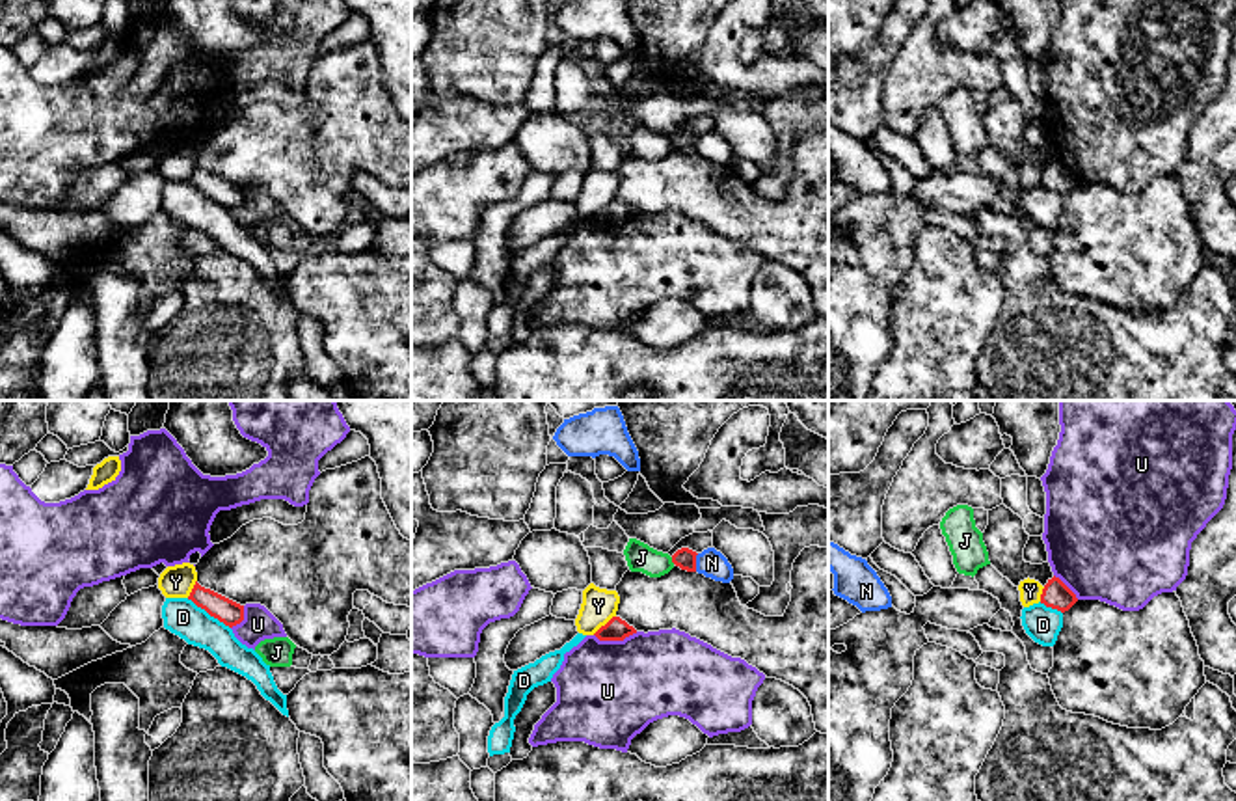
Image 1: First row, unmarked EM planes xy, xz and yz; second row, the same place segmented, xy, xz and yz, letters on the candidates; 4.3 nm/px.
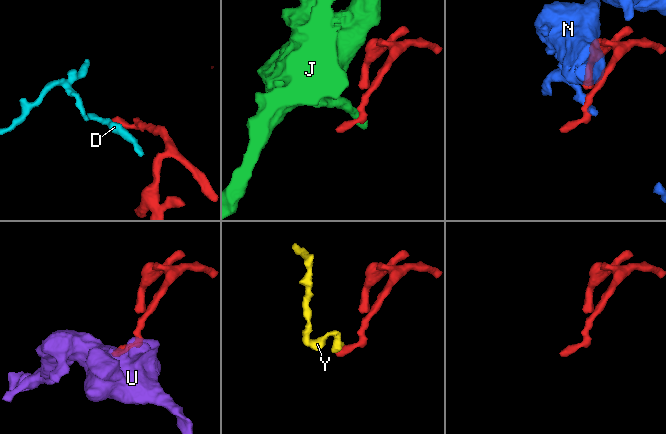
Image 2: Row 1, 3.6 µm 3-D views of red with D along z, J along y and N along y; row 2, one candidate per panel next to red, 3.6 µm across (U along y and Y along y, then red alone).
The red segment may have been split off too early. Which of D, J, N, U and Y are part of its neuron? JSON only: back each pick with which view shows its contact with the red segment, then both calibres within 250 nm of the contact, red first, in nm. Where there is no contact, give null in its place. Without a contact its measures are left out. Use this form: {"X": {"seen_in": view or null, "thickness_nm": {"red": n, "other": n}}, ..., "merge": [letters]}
{"merge": []}

